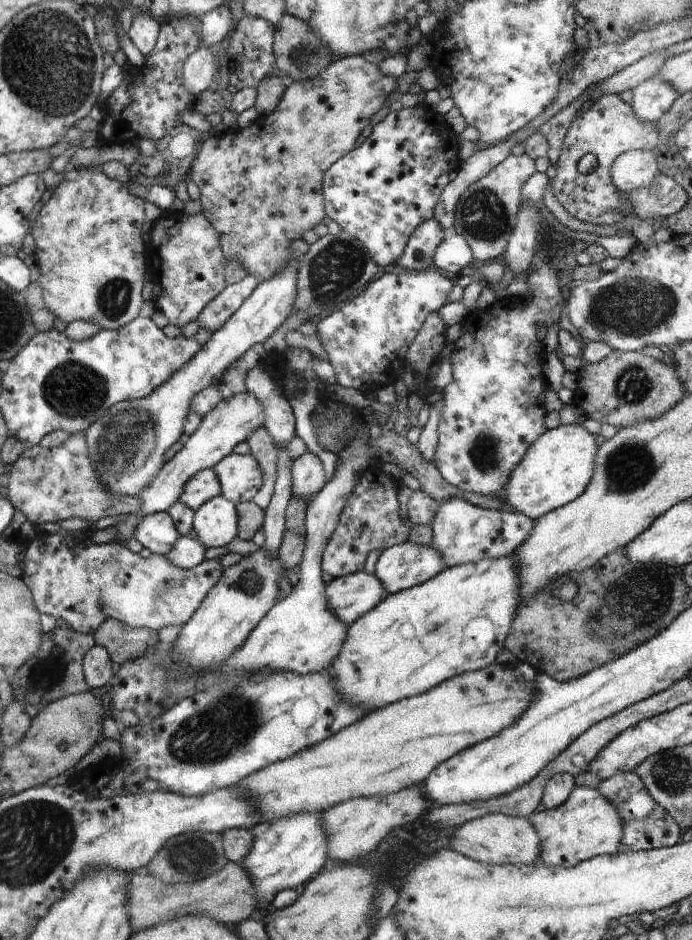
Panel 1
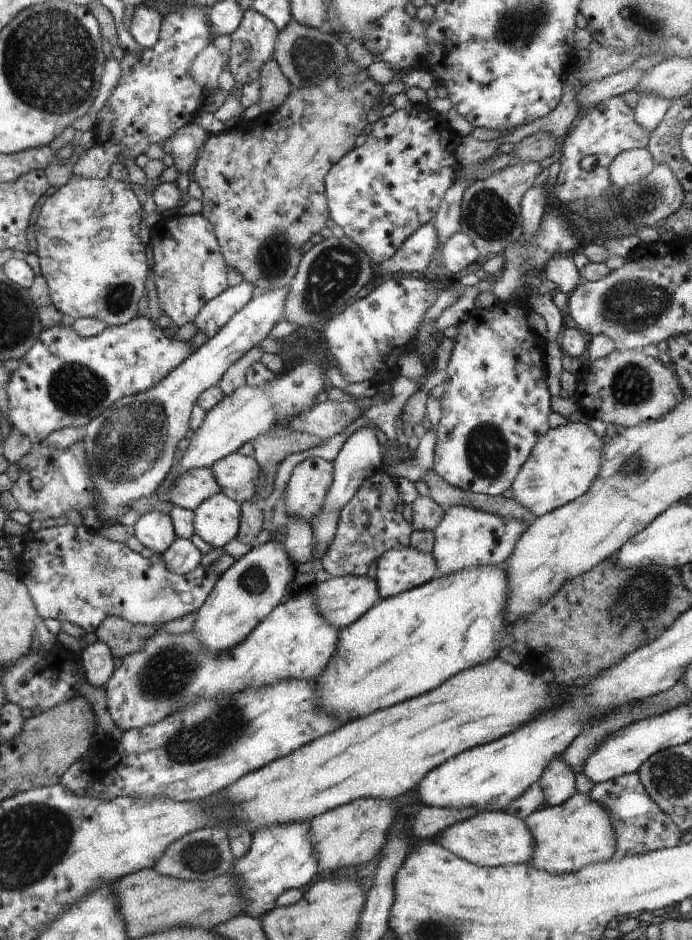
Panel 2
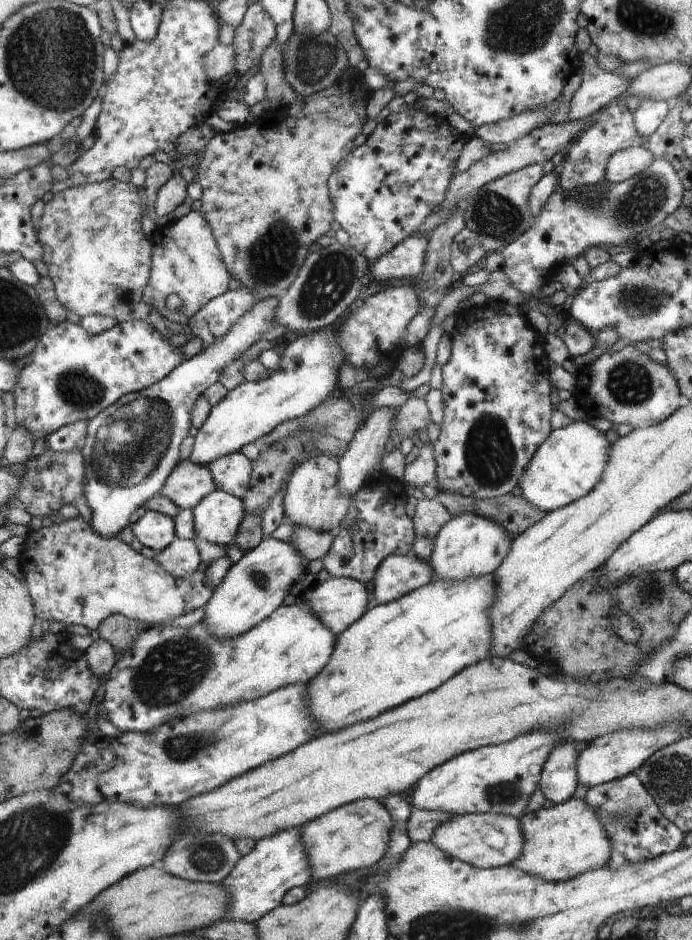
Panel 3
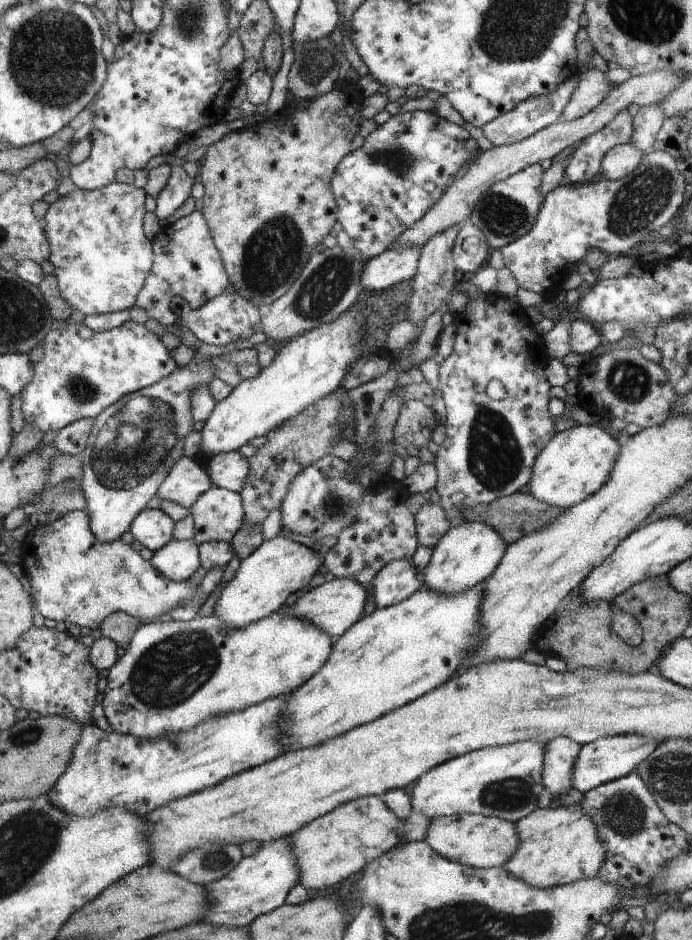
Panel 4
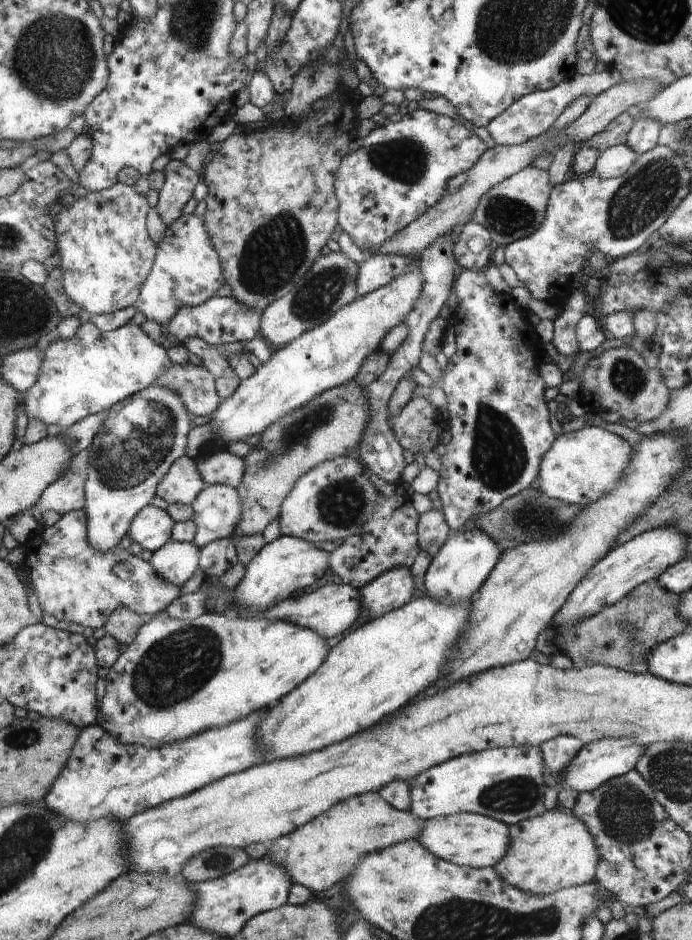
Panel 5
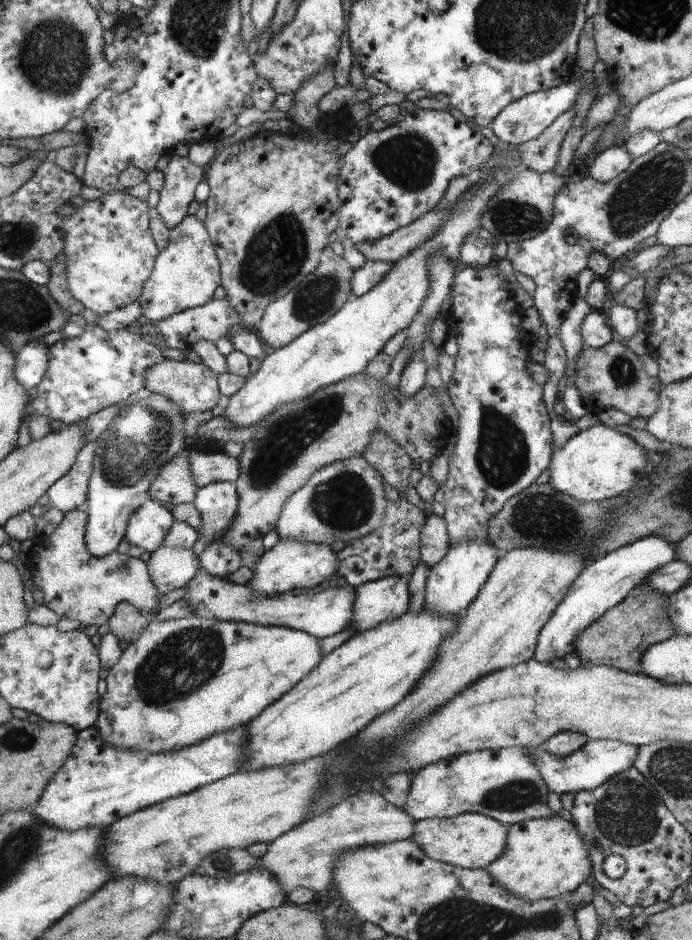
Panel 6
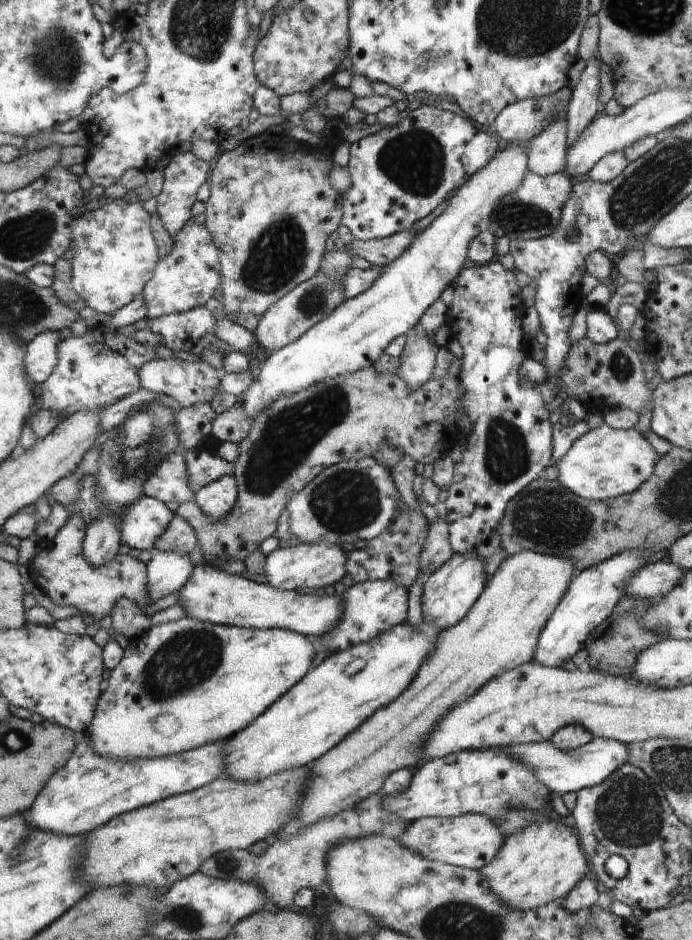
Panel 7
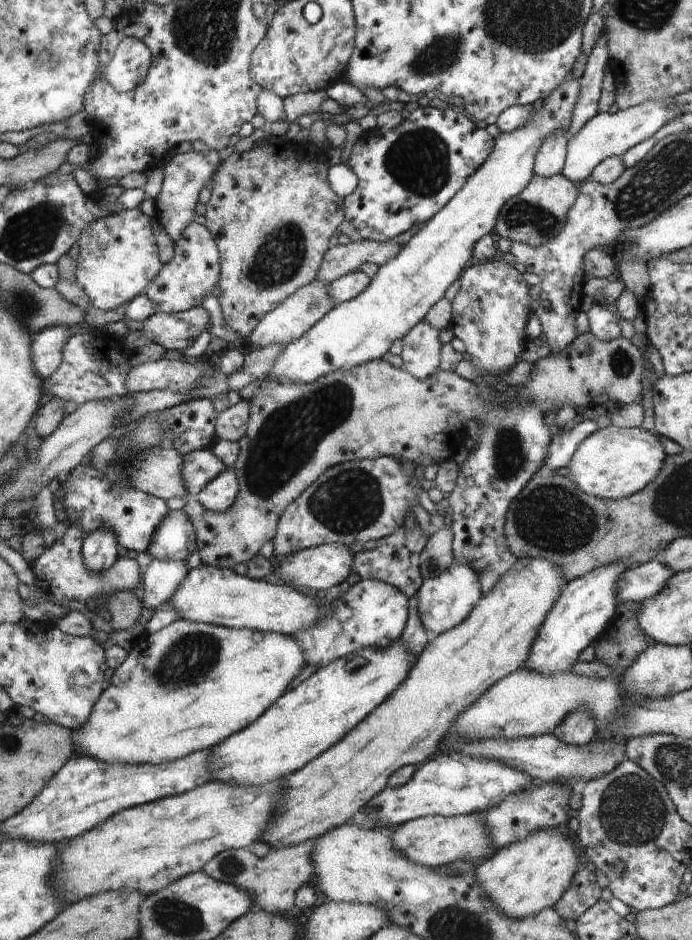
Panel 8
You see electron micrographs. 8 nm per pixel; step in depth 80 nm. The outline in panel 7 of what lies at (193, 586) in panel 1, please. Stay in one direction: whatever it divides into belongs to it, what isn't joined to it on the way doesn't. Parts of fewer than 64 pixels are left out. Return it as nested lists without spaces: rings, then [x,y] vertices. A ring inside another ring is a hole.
[[[71,512],[66,524],[56,533],[54,540],[40,543],[36,556],[24,566],[28,580],[48,595],[53,604],[76,606],[89,622],[97,622],[111,614],[120,597],[146,598],[147,566],[130,555],[117,554],[106,564],[92,566],[82,552],[85,520]]]

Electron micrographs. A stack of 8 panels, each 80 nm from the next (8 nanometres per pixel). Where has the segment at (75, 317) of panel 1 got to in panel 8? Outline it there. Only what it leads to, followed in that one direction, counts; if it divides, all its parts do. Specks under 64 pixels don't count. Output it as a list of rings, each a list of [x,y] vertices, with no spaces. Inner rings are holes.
[[[124,209],[111,211],[105,217],[96,217],[86,229],[81,232],[77,240],[80,252],[77,259],[77,283],[86,291],[91,300],[91,306],[102,310],[114,310],[126,302],[131,302],[139,296],[140,292],[151,284],[160,272],[160,258],[158,246],[154,240],[154,232],[150,226],[150,218],[142,214],[140,209]]]

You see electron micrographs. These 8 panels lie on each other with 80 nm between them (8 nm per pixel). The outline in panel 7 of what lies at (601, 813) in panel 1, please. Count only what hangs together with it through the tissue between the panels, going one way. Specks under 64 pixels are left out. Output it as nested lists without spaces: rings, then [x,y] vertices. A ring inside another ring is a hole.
[[[555,818],[528,824],[518,833],[504,838],[498,856],[480,872],[490,883],[494,894],[509,907],[529,911],[552,901],[560,902],[585,876],[587,859],[574,829]]]

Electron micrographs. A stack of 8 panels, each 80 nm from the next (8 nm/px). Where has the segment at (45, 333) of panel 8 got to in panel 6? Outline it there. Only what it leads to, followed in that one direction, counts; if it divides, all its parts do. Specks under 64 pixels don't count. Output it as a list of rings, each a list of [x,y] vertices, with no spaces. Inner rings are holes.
[[[43,338],[32,341],[16,352],[15,377],[25,389],[37,387],[49,367],[50,347]]]

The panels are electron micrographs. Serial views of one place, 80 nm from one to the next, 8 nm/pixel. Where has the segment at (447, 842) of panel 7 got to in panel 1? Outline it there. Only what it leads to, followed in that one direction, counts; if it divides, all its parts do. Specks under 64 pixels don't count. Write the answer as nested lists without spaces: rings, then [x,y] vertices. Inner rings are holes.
[[[502,813],[489,814],[455,827],[452,831],[452,850],[492,866],[534,865],[541,860],[541,839],[529,817],[511,817]]]

